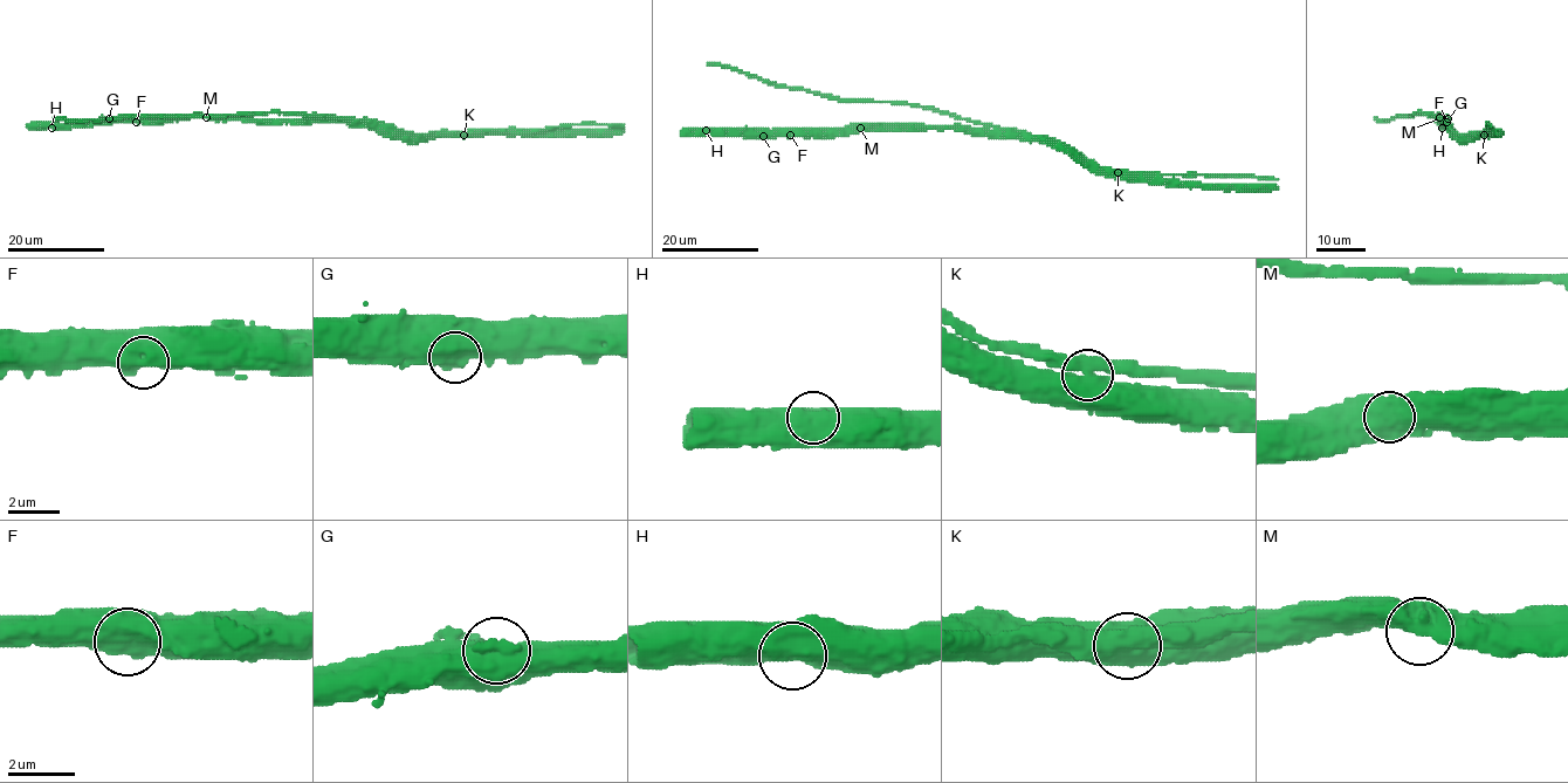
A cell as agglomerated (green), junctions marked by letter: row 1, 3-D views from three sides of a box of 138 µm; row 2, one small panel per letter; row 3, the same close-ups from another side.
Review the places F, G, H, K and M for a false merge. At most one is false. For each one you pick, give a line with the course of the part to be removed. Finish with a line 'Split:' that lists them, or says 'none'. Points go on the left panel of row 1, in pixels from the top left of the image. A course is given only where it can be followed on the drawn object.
K: (465, 135), (414, 135), (375, 121), (284, 112), (90, 121), (54, 117)
Split: K

